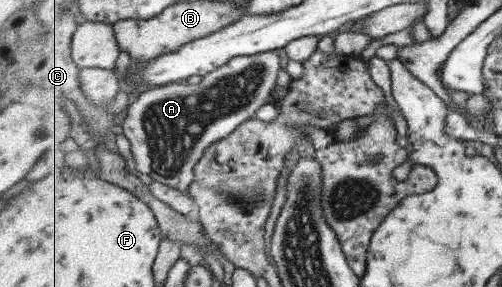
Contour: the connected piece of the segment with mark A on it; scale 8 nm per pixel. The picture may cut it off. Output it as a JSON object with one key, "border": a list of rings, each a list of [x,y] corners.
{"border":[[[278,51],[238,56],[216,72],[203,76],[197,85],[172,83],[141,93],[121,120],[123,134],[131,141],[138,171],[190,196],[191,183],[195,181],[195,167],[207,149],[234,133],[244,122],[254,118],[260,108],[267,105],[268,96],[276,87],[280,69],[282,70],[282,63]]]}

